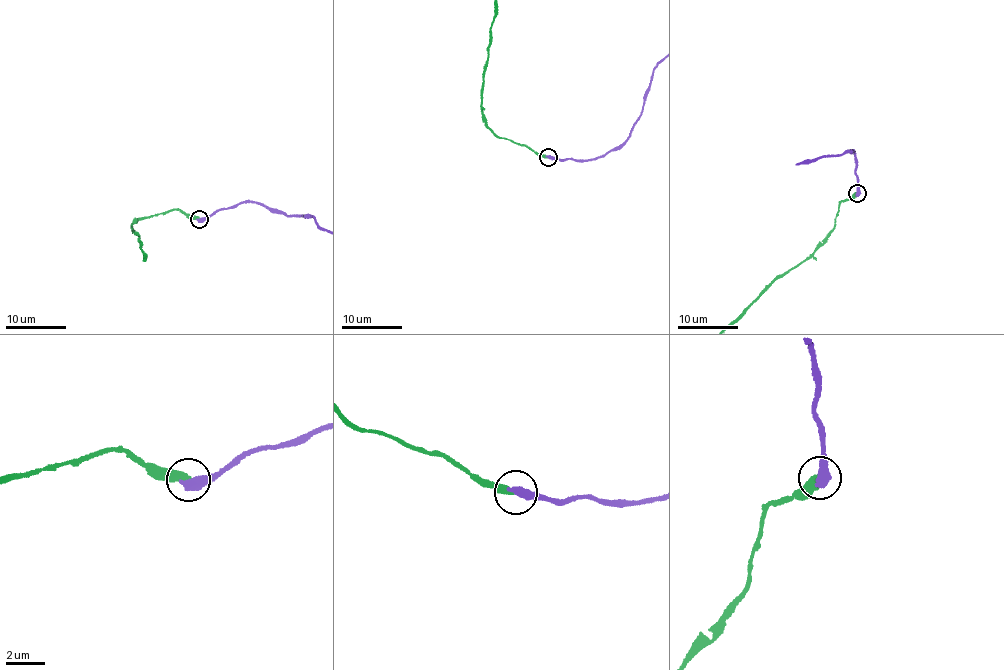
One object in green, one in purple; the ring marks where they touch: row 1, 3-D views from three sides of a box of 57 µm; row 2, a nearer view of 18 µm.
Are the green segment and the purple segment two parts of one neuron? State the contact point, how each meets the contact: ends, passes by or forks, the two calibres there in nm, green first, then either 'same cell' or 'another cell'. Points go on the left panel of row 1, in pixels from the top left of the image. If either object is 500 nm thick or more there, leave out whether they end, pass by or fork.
at (199, 219); 320 nm thick on the green side, 500 nm on the other; another cell

